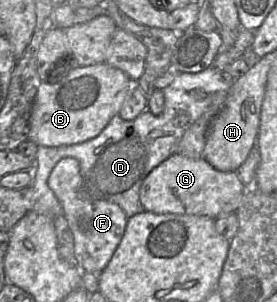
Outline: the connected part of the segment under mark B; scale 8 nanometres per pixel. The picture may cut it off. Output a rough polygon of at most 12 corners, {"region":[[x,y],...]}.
{"region":[[107,63],[41,82],[28,140],[95,138],[133,82]]}

